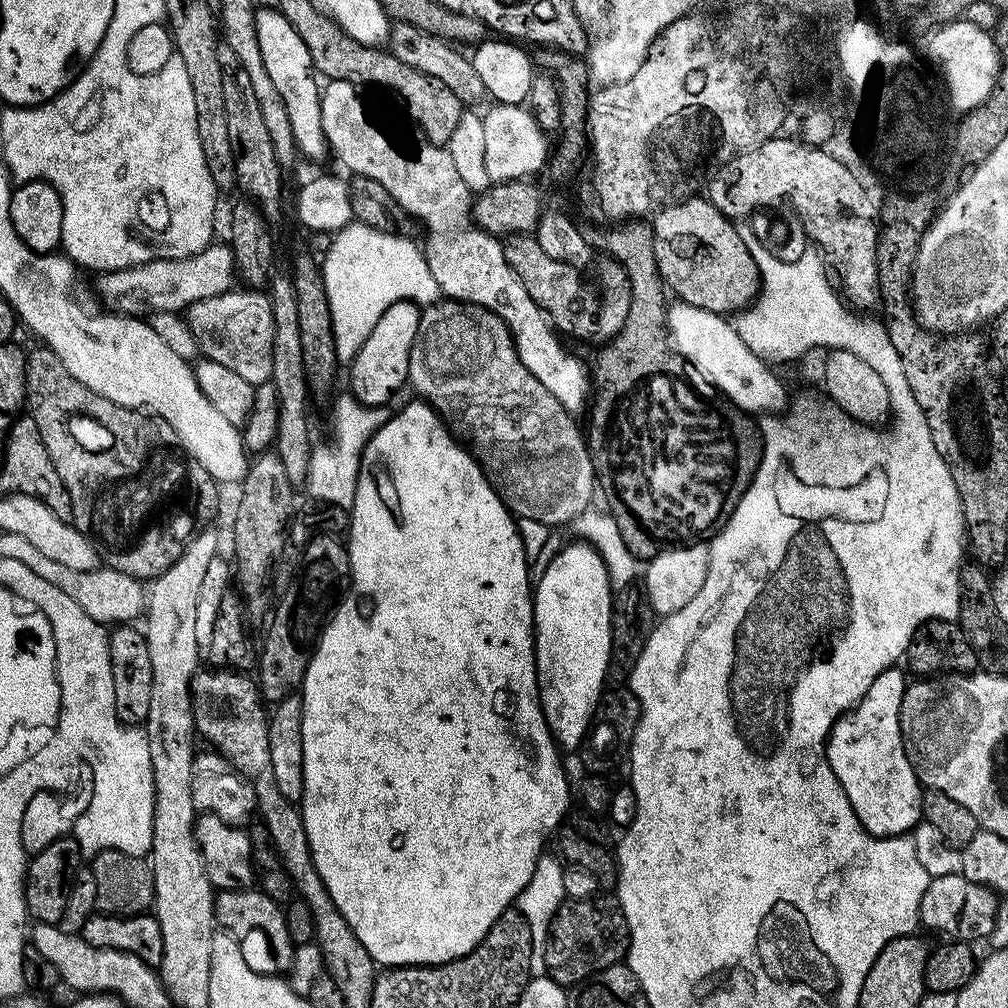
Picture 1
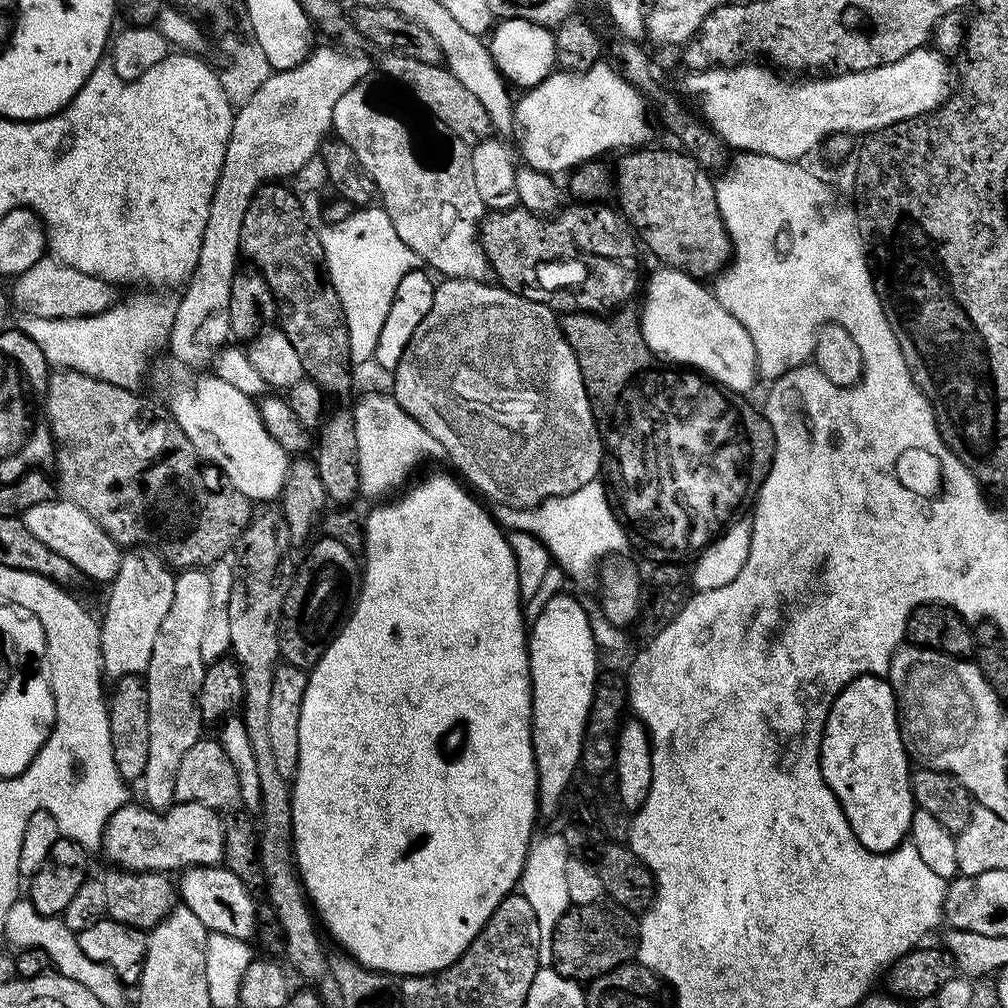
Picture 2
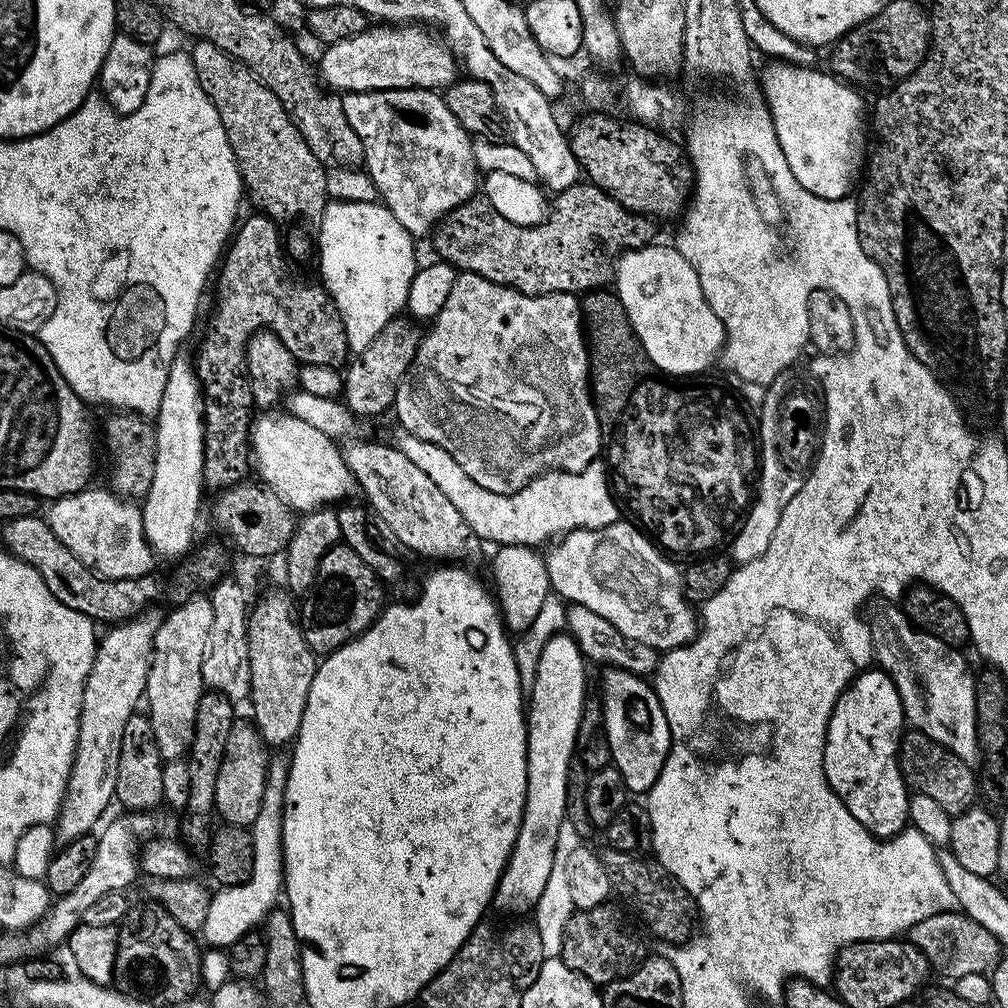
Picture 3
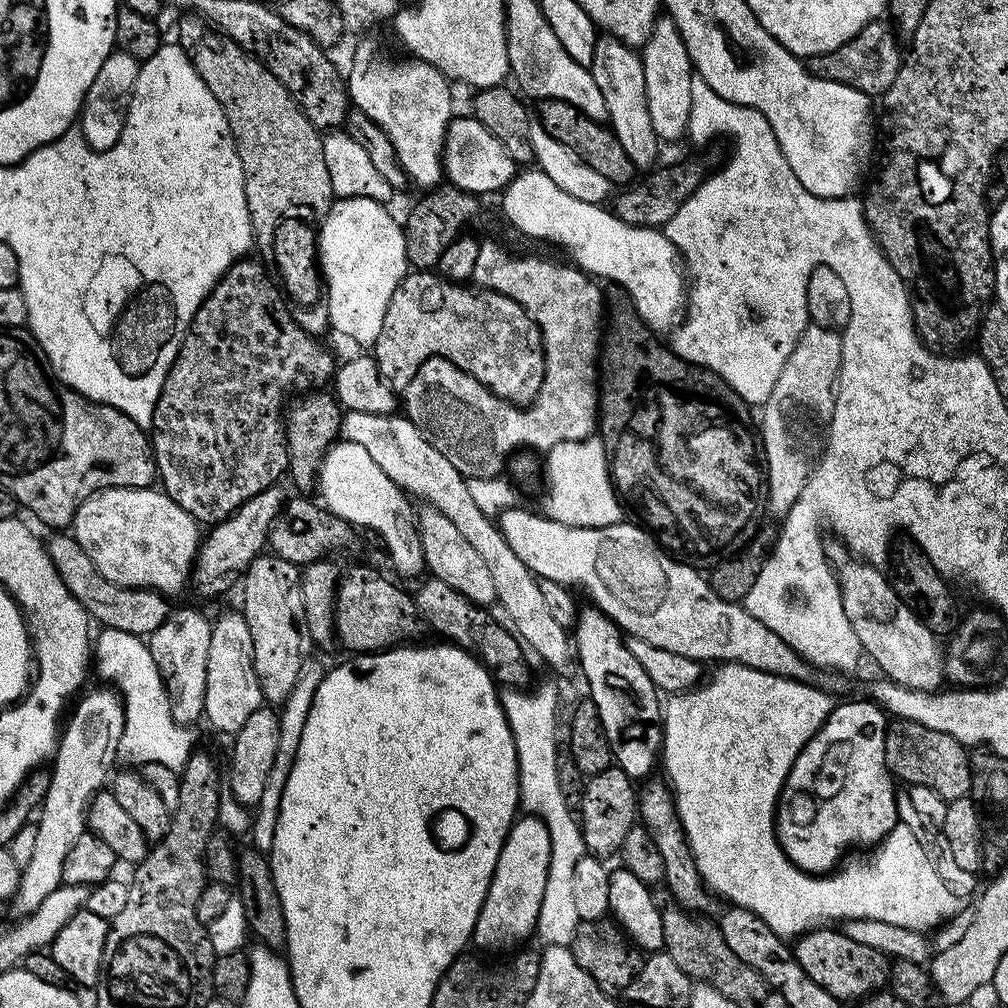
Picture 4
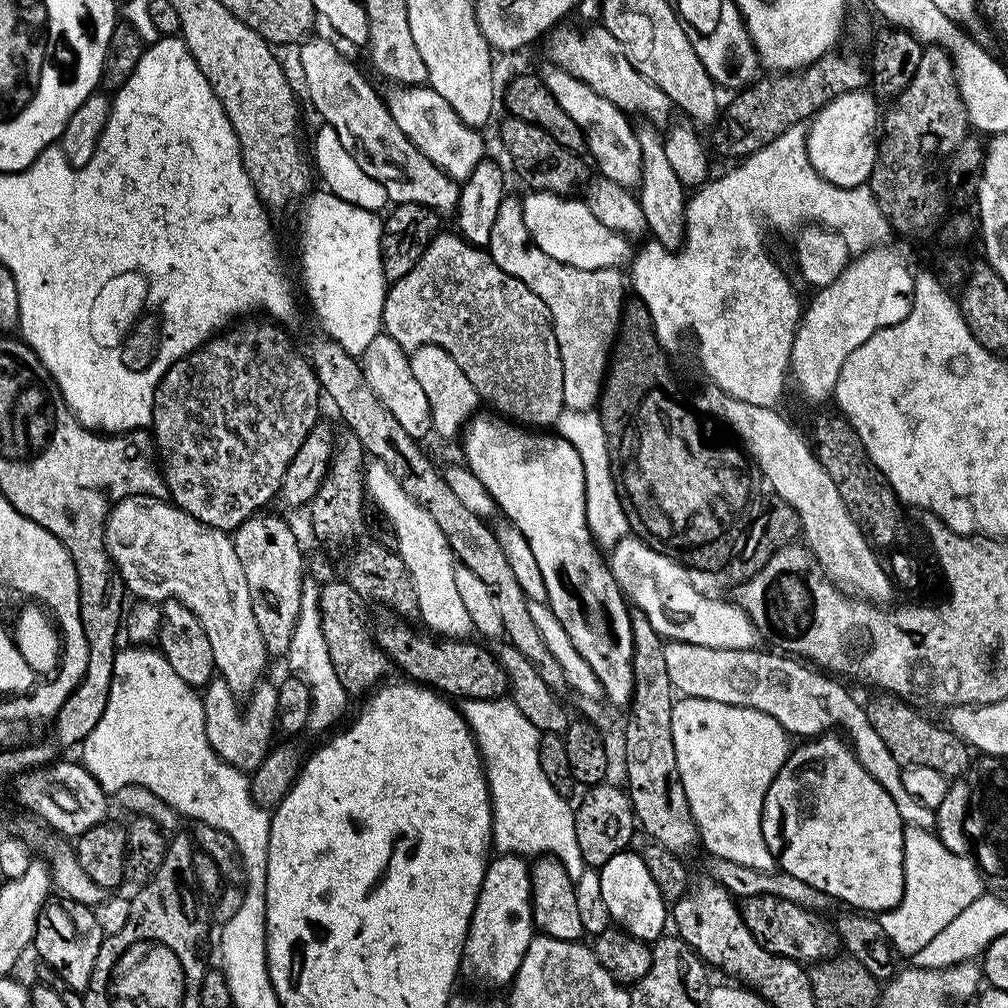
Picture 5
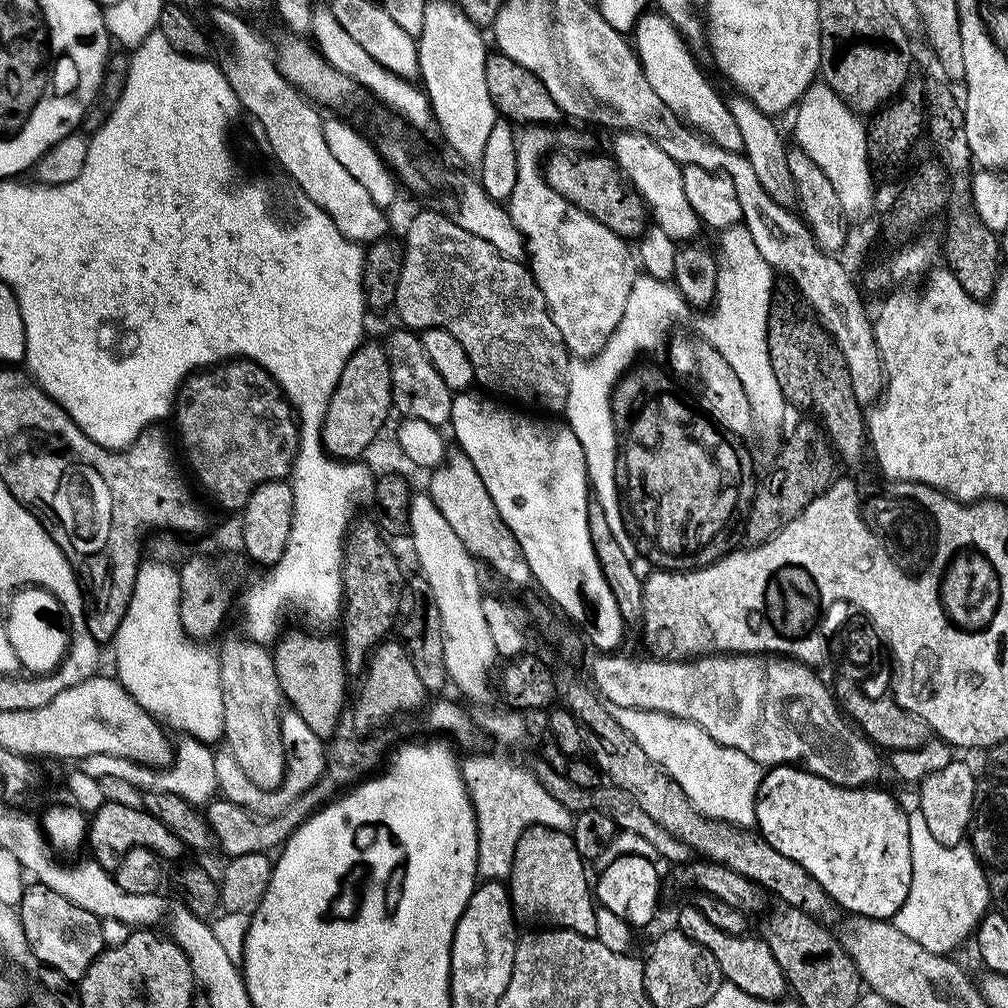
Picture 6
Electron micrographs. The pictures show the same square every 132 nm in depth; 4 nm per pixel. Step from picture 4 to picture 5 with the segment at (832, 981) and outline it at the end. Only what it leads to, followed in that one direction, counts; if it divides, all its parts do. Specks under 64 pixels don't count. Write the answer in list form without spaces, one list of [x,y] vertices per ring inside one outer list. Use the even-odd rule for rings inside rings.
[[[745,896],[739,901],[746,930],[754,934],[758,946],[770,950],[775,956],[796,960],[802,966],[811,966],[821,960],[831,960],[841,951],[842,941],[835,927],[823,920],[821,913],[809,910],[777,896]]]

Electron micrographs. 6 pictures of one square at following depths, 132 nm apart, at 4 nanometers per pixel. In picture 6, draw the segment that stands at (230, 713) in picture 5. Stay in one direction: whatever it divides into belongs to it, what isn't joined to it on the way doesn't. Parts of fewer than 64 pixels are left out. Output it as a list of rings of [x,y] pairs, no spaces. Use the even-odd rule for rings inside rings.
[[[288,706],[281,711],[280,715],[280,737],[284,754],[288,761],[284,769],[284,781],[278,788],[259,788],[250,782],[246,776],[246,770],[238,766],[234,754],[227,750],[217,751],[214,755],[214,778],[219,795],[225,800],[234,802],[245,813],[253,812],[256,818],[271,818],[292,802],[301,794],[302,786],[315,784],[325,771],[325,741],[315,736],[306,726],[302,714],[298,714],[292,707]]]

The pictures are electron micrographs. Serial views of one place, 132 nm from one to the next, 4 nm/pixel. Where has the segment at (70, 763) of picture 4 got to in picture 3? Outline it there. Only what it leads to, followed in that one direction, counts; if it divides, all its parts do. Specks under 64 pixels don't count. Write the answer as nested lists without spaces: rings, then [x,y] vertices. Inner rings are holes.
[[[153,606],[132,620],[109,627],[105,631],[108,633],[99,637],[96,657],[82,690],[78,742],[68,790],[60,804],[60,814],[54,821],[54,831],[61,841],[89,835],[101,823],[100,815],[107,810],[108,803],[113,803],[118,782],[118,750],[122,747],[122,729],[126,726],[126,718],[134,715],[139,704],[141,707],[148,690],[148,666],[162,619],[162,612],[158,609]]]

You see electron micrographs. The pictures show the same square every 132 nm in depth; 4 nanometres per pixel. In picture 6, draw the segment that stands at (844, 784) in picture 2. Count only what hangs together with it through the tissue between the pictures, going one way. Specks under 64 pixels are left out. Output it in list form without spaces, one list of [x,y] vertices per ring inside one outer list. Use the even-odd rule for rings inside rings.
[[[772,766],[763,773],[756,795],[756,823],[763,836],[778,854],[794,858],[826,890],[837,905],[856,916],[891,921],[906,902],[912,881],[912,851],[908,812],[880,786],[840,788],[826,778],[805,772],[799,766]]]

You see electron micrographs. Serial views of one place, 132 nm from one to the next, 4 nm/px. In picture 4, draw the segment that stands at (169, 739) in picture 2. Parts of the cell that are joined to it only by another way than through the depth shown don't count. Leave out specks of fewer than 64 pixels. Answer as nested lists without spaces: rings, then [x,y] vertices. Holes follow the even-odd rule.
[[[180,608],[177,610],[169,611],[168,617],[166,618],[166,622],[162,622],[162,626],[158,626],[158,630],[154,630],[151,636],[147,637],[146,643],[148,649],[150,650],[150,654],[154,654],[154,662],[158,666],[158,670],[162,674],[162,678],[164,679],[165,686],[168,687],[168,696],[172,700],[172,713],[174,714],[174,718],[178,721],[178,723],[183,724],[185,726],[195,725],[195,720],[198,721],[204,715],[204,703],[206,702],[206,654],[210,650],[210,638],[212,637],[212,626],[213,621],[211,619],[207,620],[206,617],[203,616],[200,612],[195,612],[192,608]]]

